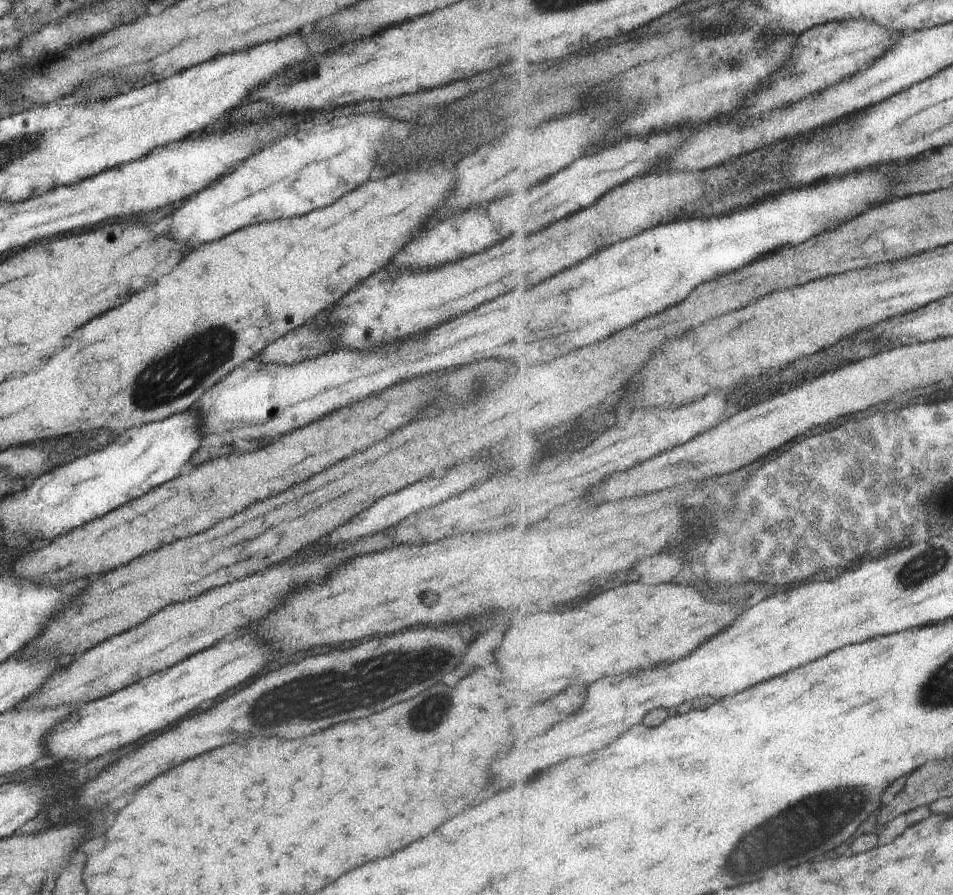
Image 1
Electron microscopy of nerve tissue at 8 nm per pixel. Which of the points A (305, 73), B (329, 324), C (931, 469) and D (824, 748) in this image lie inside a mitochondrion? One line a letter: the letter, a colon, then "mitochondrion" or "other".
A: mitochondrion
B: other
C: other
D: other

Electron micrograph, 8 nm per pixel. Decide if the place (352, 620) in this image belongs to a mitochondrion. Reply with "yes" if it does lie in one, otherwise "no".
no

